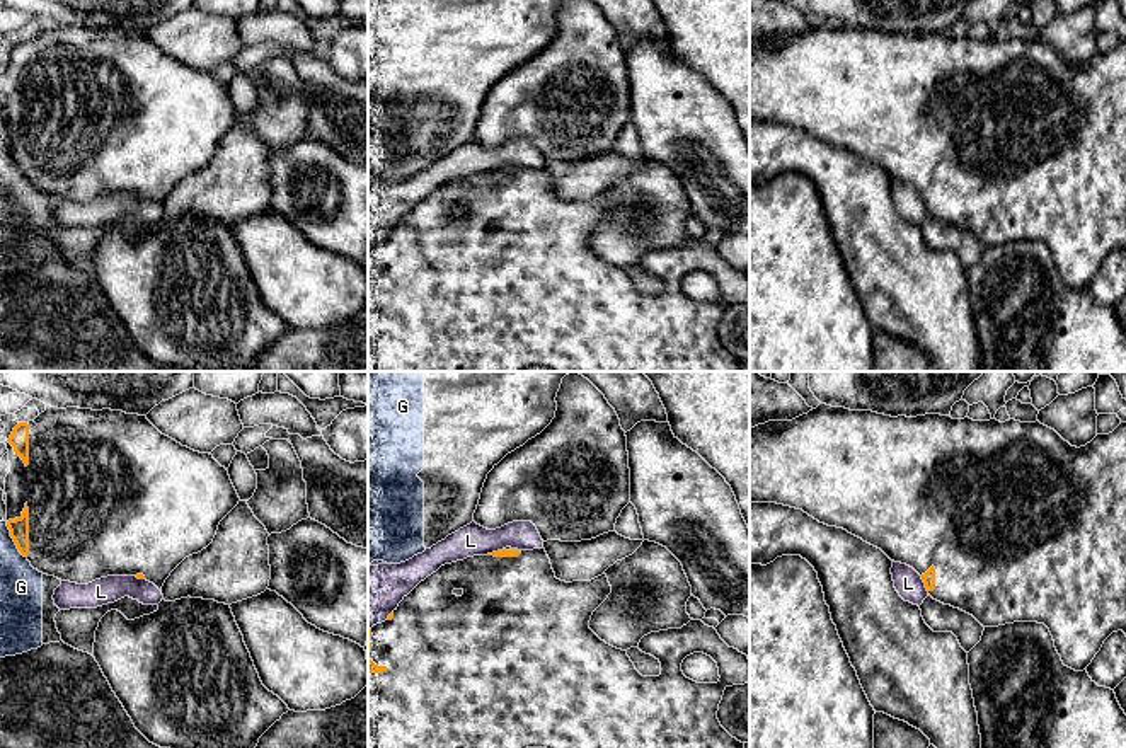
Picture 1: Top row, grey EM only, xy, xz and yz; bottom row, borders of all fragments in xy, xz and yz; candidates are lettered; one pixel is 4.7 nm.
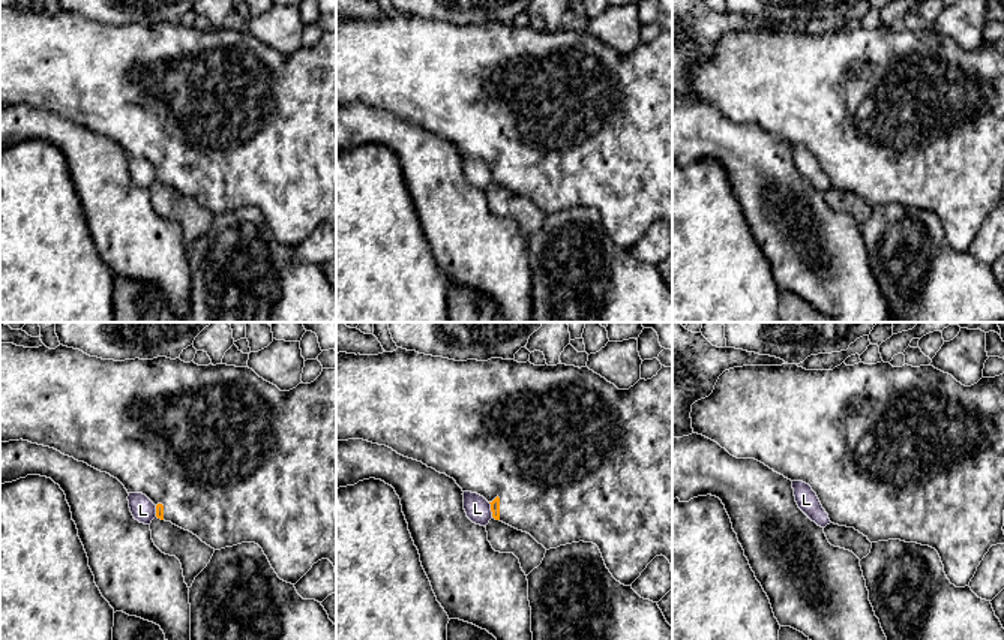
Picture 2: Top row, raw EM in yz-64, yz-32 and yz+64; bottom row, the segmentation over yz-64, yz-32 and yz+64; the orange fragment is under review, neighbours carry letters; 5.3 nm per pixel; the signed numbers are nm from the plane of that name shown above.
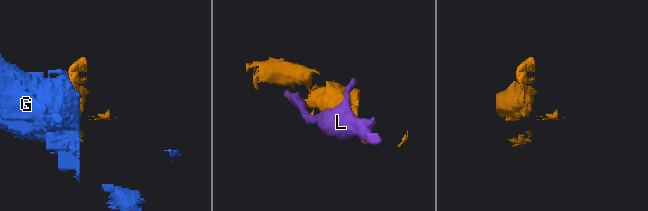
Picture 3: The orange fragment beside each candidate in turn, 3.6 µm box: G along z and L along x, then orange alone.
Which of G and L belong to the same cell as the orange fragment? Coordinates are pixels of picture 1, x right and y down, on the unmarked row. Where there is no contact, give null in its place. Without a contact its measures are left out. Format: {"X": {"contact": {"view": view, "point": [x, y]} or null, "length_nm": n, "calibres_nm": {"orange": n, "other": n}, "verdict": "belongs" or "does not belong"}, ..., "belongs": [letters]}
{"G": {"contact": {"view": "xy", "point": [14, 159]}, "length_nm": 200, "calibres_nm": {"orange": 100, "other": 200}, "verdict": "does not belong"}, "L": {"contact": {"view": "xz", "point": [493, 171]}, "length_nm": 80, "calibres_nm": {"orange": 30, "other": 150}, "verdict": "does not belong"}, "belongs": []}

